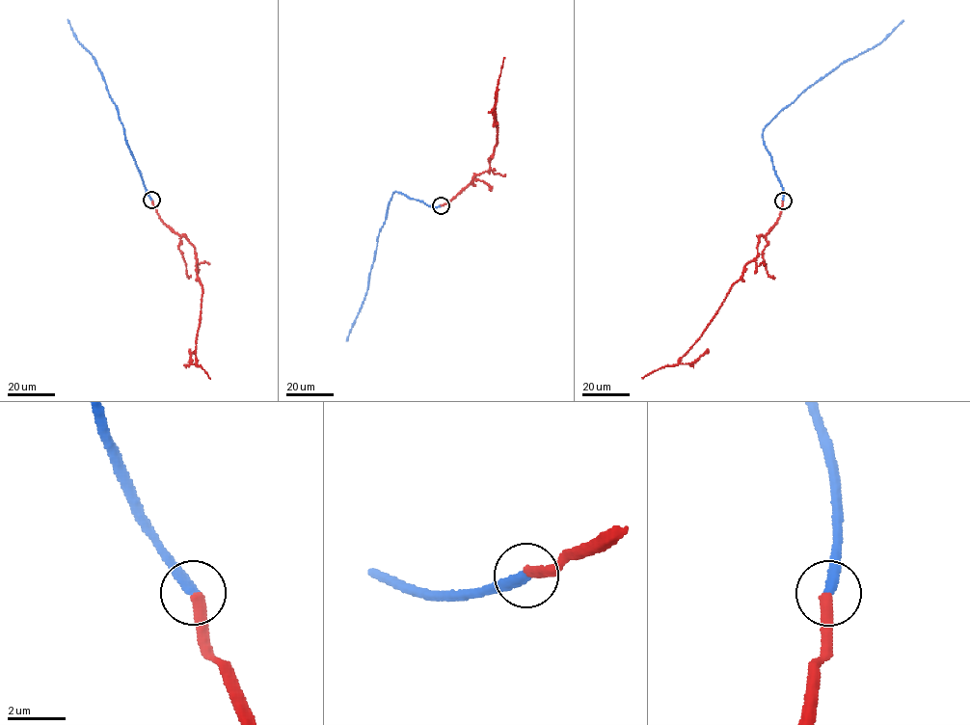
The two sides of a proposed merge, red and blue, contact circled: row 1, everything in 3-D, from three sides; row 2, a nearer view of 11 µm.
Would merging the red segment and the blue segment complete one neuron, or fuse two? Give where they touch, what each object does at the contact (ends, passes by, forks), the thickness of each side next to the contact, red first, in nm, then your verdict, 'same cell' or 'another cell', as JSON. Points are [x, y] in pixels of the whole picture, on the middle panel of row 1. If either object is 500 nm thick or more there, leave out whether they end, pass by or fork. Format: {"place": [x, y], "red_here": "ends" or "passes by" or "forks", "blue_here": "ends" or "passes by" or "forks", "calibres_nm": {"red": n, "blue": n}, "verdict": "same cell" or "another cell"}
{"place": [441, 205], "red_here": "ends", "blue_here": "ends", "calibres_nm": {"red": 400, "blue": 360}, "verdict": "same cell"}

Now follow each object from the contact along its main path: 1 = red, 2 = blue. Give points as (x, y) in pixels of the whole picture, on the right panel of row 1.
1: (783, 201), (777, 220), (759, 238), (757, 255), (745, 265), (700, 338), (674, 364), (642, 378)
2: (783, 201), (782, 188), (764, 142), (763, 129), (806, 90), (840, 65), (880, 43), (903, 20)

